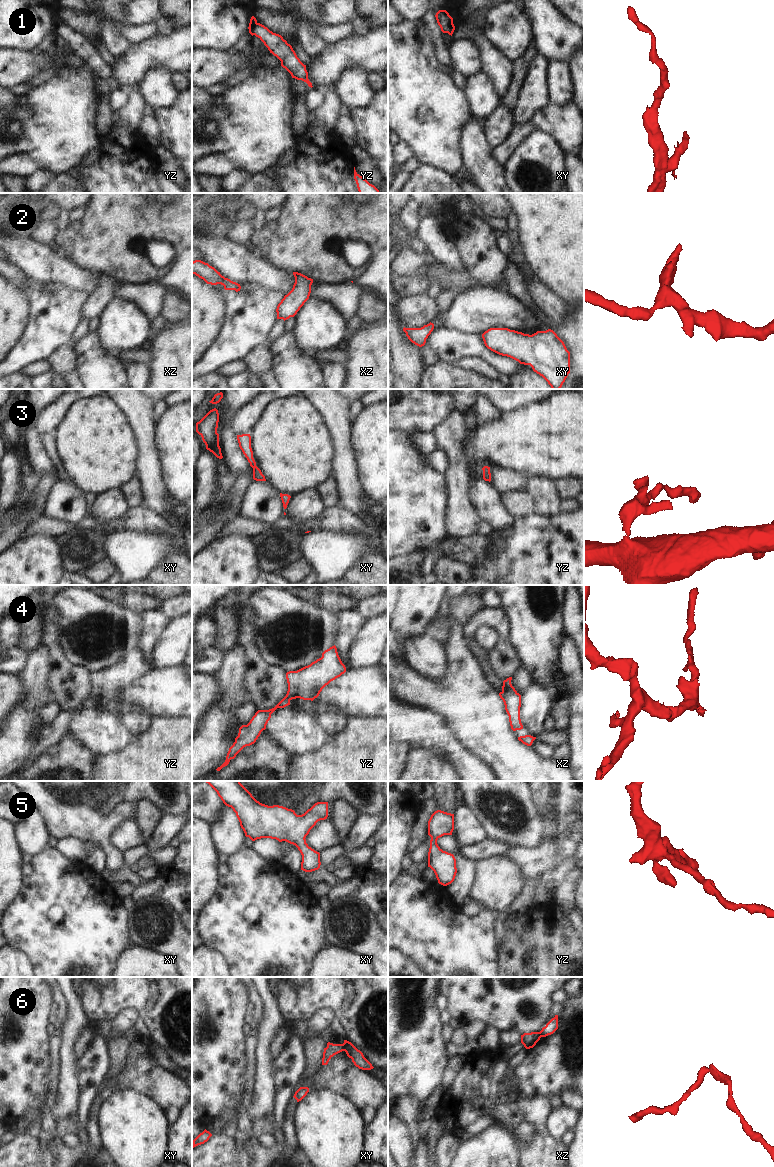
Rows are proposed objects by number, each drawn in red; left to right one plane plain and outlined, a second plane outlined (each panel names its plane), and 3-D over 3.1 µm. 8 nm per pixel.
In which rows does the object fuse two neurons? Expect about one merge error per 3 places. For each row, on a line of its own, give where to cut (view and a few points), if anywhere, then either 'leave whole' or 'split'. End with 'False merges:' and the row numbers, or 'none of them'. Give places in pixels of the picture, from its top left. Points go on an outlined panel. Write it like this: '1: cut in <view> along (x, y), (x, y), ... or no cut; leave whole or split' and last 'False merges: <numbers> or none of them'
1: no cut; leave whole
2: no cut; leave whole
3: no cut; leave whole
4: no cut; leave whole
5: no cut; leave whole
6: cut in xy along (342, 1044), (344, 1050); split
False merges: 6

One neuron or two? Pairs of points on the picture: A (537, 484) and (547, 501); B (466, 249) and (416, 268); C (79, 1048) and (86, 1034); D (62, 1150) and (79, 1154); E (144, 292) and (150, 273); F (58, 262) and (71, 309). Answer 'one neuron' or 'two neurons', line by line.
A: one neuron
B: two neurons
C: one neuron
D: one neuron
E: two neurons
F: two neurons

